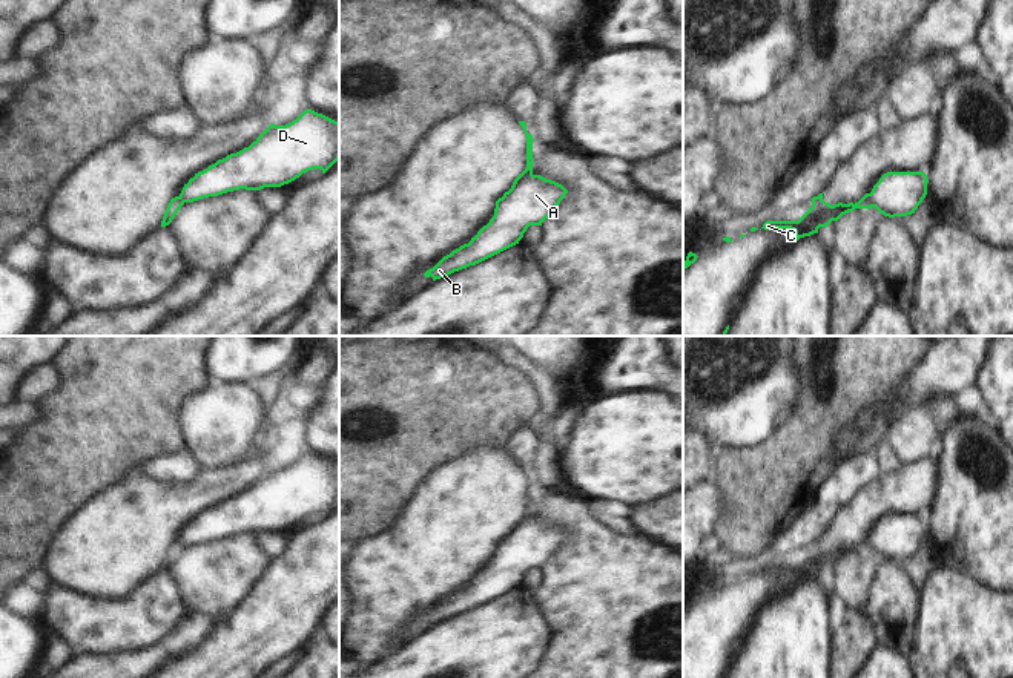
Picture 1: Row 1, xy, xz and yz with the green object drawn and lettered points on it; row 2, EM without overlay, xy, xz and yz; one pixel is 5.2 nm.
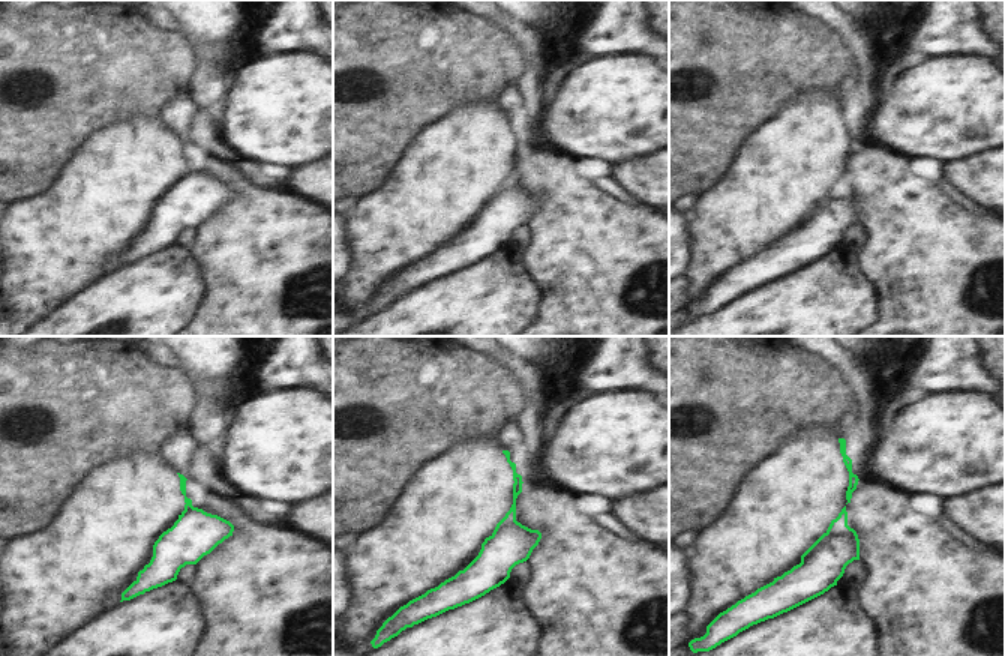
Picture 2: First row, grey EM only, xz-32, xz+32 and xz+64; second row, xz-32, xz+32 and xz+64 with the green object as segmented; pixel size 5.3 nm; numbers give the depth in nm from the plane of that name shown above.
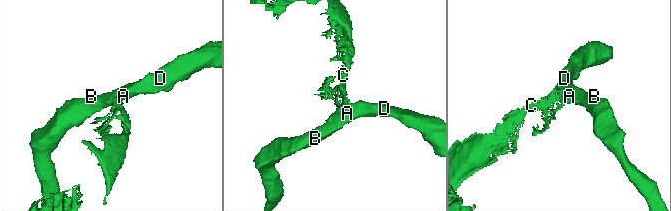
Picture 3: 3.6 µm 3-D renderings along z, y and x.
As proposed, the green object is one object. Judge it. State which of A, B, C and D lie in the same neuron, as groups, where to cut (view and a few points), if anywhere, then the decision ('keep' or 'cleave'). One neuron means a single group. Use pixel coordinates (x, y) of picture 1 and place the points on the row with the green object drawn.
A B D / C; cut in xz along (531, 174), (511, 187); cleave

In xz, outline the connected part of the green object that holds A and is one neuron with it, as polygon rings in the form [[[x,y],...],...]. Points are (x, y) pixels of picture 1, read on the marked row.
[[[540,175],[523,178],[500,198],[494,216],[468,244],[444,256],[424,276],[445,278],[519,244],[526,229],[542,225],[566,193],[562,184]]]

